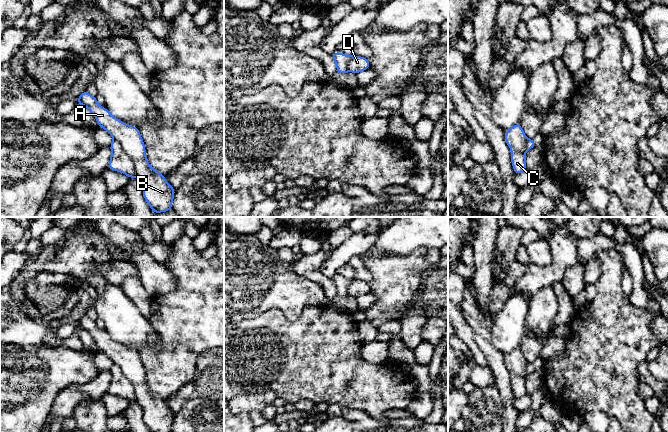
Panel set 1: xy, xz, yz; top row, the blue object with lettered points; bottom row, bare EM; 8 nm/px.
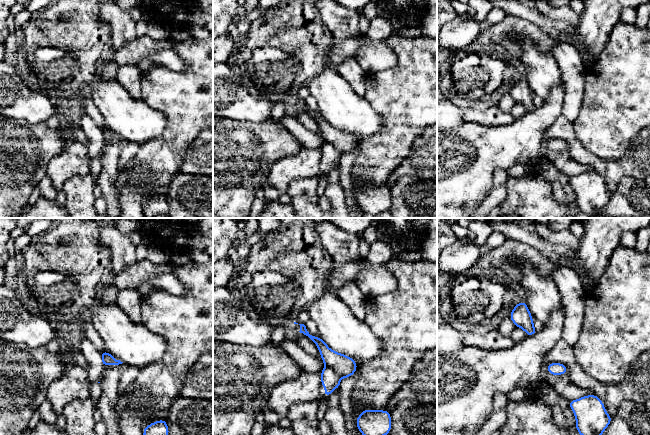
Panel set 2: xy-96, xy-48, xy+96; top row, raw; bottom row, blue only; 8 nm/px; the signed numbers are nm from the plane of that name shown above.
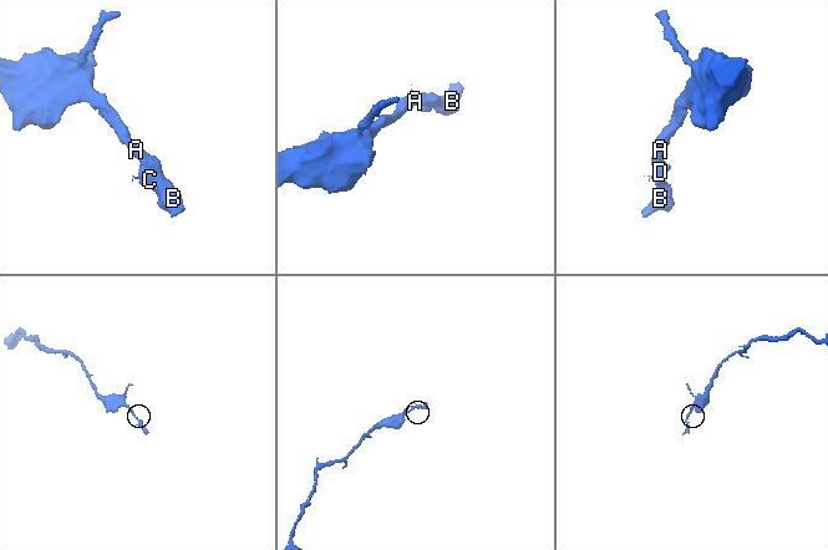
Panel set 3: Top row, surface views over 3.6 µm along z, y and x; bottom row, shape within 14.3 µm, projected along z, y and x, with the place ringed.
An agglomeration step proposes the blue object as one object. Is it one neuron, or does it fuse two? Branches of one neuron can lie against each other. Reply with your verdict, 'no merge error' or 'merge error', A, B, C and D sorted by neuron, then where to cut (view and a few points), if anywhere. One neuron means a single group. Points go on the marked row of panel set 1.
merge error; groups A B D / C; cut xy (114, 139), (131, 159), (137, 176)

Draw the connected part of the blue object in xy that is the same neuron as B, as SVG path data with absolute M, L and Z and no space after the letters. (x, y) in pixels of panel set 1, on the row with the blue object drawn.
M86 90L76 99L95 116L99 127L104 128L132 159L136 175L143 187L143 197L156 213L172 210L175 190L161 174L152 168L145 154L146 148L138 128L115 118L101 107L97 99Z

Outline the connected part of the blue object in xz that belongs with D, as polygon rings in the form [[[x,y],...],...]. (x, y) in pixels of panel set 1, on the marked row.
[[[349,56],[348,71],[358,74],[361,71],[370,68],[369,60],[361,56]]]

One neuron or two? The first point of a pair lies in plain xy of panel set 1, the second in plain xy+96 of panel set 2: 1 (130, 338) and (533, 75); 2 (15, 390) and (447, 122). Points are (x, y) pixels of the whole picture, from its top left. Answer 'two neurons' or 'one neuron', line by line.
1: one neuron
2: two neurons

